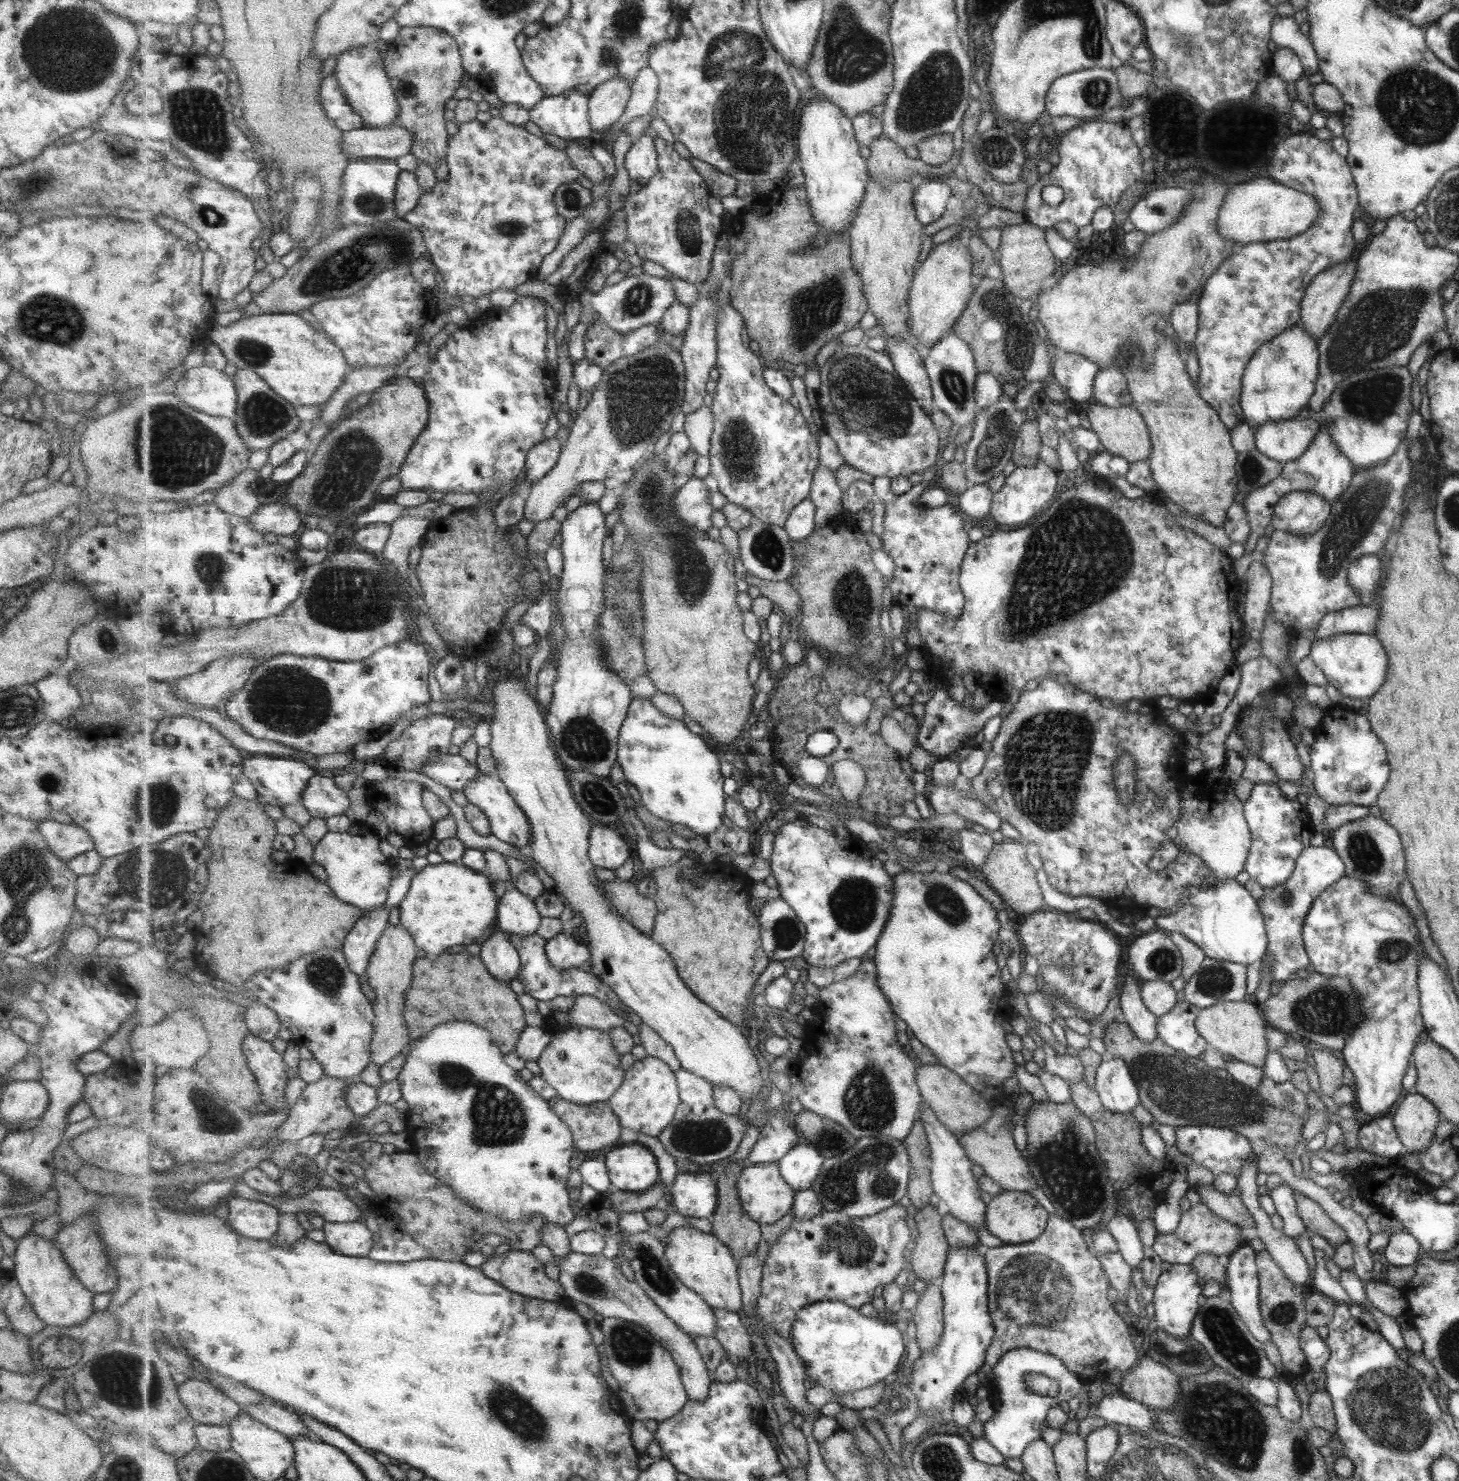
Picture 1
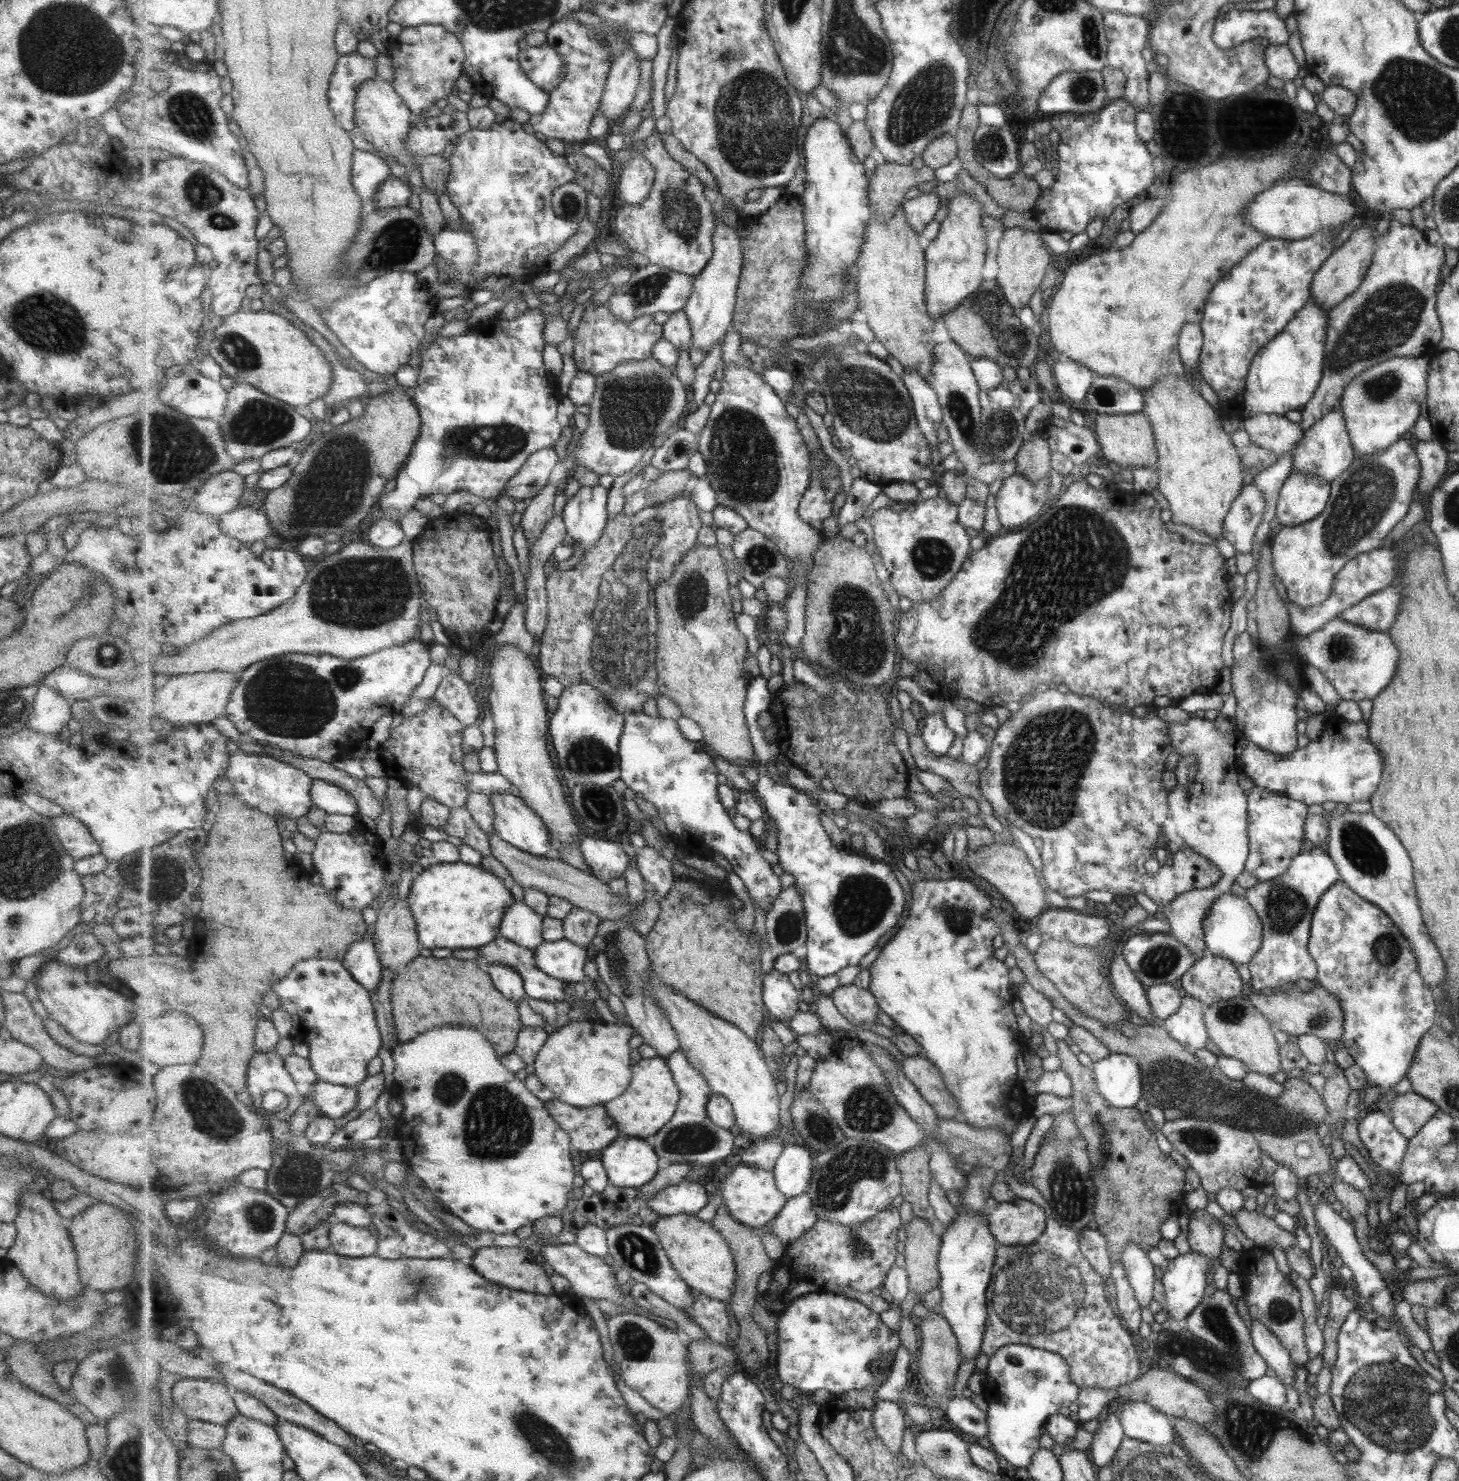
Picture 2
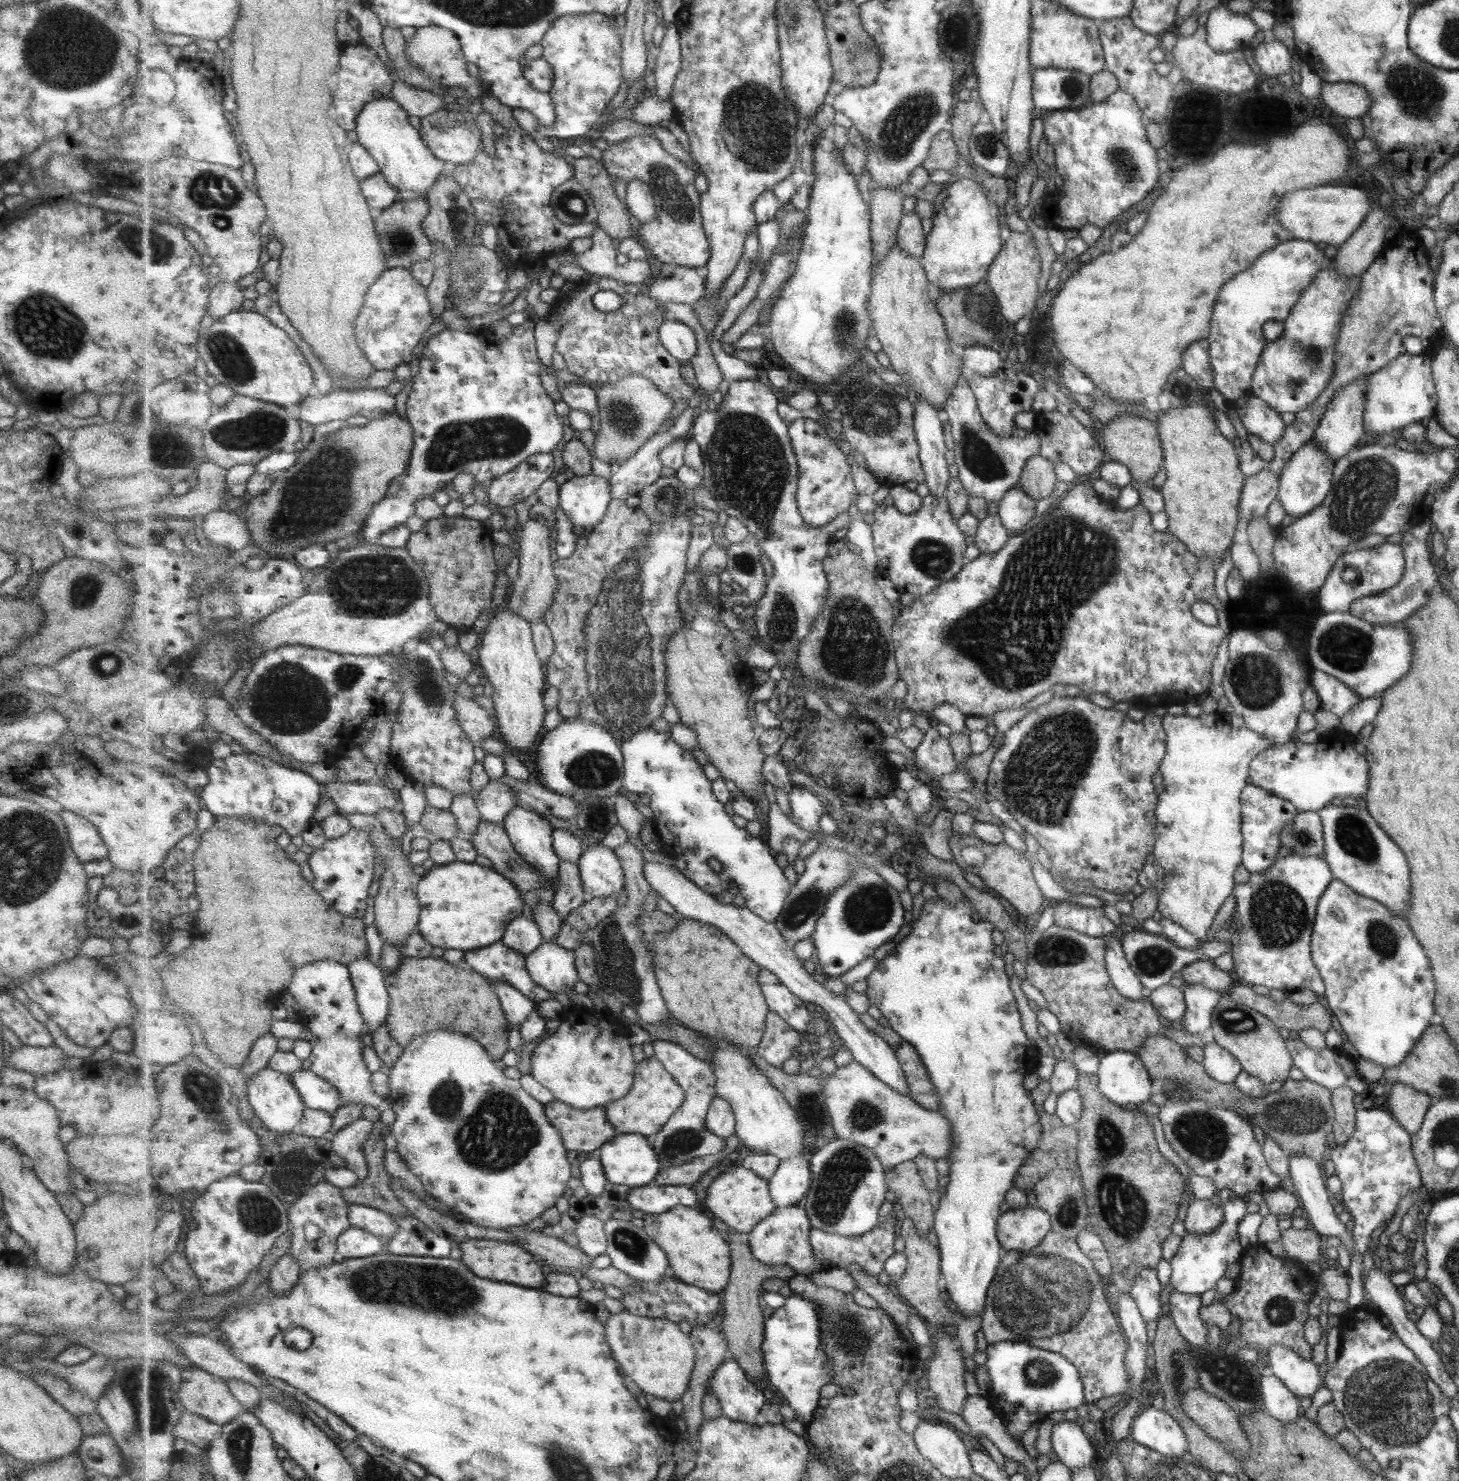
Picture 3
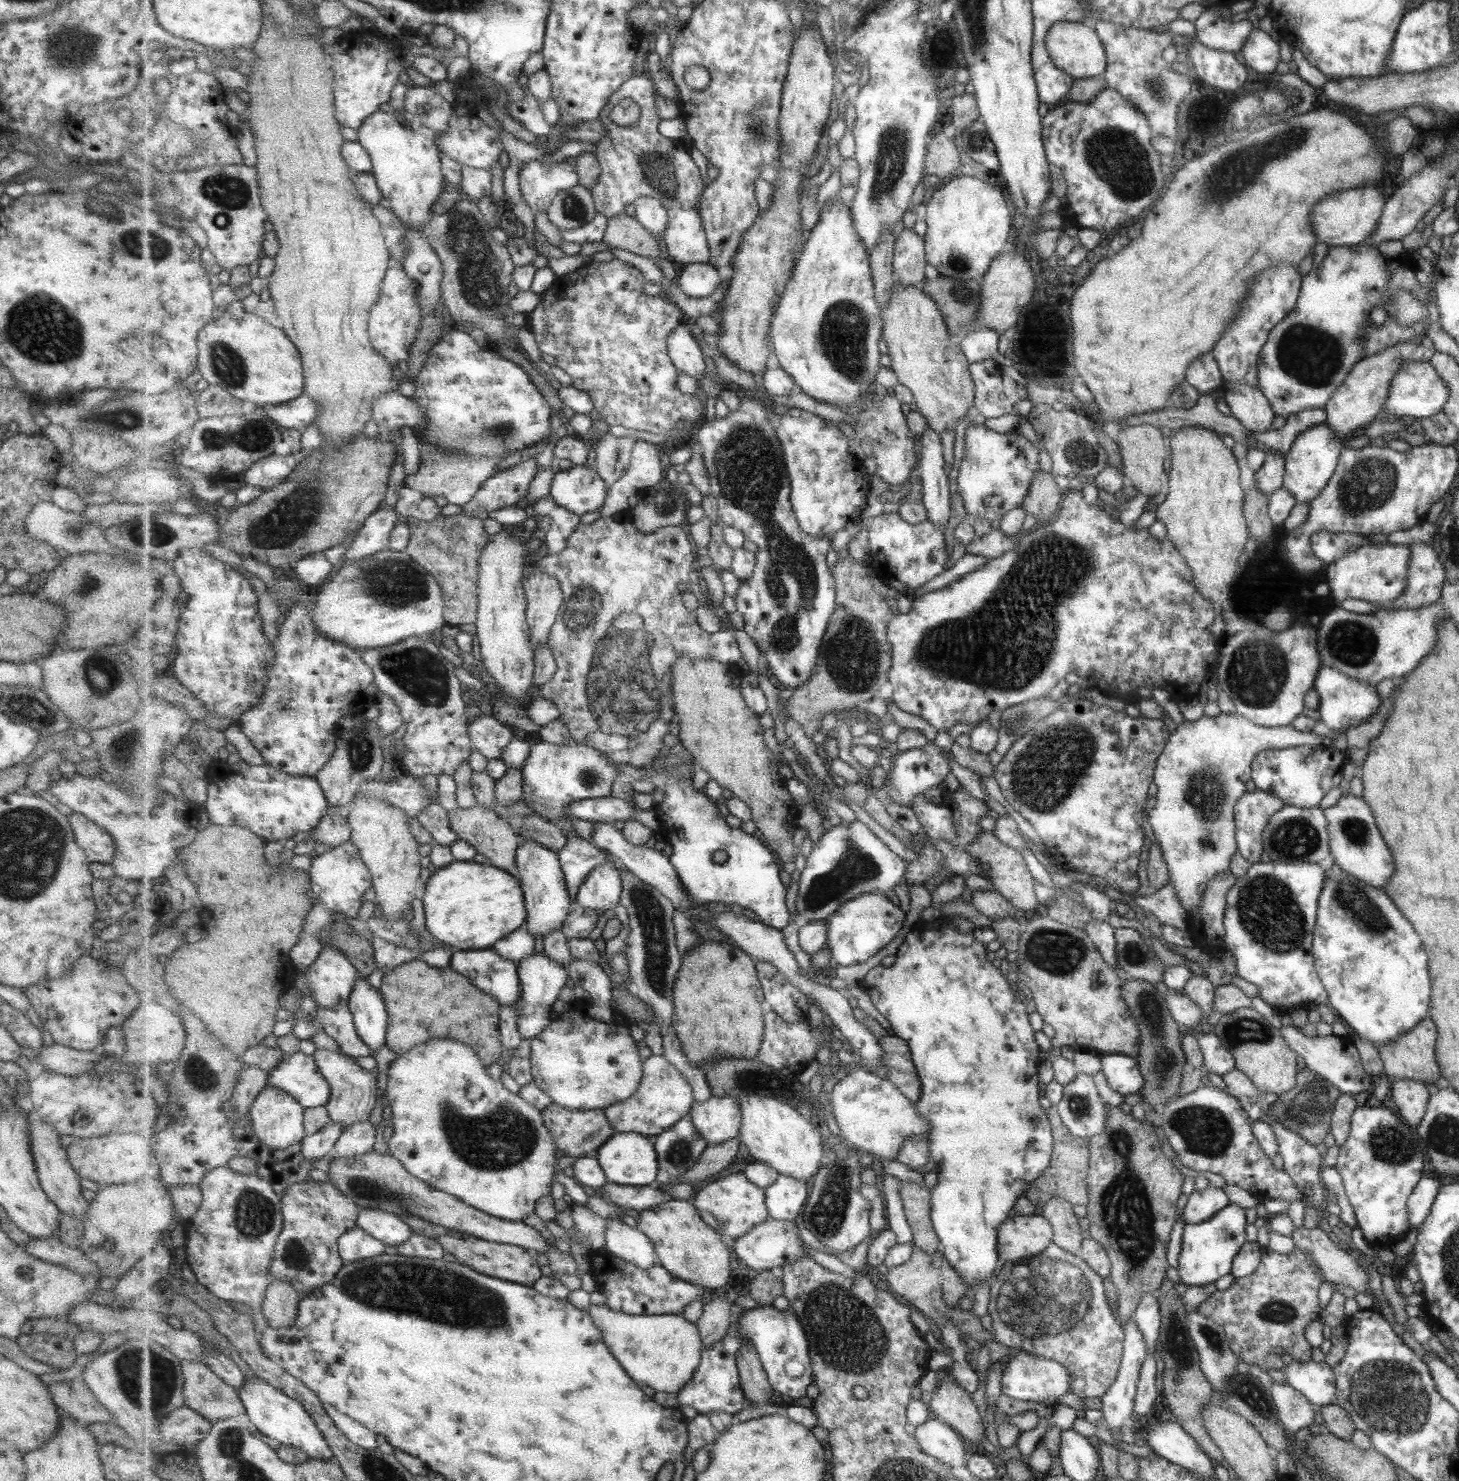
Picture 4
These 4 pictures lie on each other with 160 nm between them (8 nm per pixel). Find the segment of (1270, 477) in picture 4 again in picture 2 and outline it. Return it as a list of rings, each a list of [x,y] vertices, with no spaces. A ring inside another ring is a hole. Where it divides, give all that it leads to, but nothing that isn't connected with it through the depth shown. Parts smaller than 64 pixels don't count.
[[[1245,485],[1240,497],[1232,501],[1231,508],[1224,518],[1222,537],[1235,552],[1251,552],[1257,526],[1262,522],[1265,499],[1257,486]]]

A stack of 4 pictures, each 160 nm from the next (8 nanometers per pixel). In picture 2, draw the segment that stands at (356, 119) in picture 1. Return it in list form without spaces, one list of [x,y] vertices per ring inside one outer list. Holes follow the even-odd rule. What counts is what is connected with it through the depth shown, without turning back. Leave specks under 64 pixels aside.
[[[358,51],[340,57],[330,84],[330,106],[345,130],[357,128],[356,102],[360,86],[378,77],[377,61]]]

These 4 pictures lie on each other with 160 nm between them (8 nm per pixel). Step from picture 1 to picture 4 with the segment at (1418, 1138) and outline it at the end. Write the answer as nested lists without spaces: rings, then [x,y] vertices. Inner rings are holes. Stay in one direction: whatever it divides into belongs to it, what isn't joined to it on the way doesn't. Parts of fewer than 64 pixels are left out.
[[[1394,1079],[1389,1083],[1389,1091],[1401,1120],[1416,1127],[1425,1115],[1429,1098],[1426,1085],[1411,1079]]]

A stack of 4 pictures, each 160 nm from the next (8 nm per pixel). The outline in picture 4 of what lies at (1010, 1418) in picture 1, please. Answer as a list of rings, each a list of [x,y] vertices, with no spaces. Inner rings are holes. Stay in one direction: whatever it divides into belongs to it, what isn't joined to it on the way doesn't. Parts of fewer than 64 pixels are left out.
[[[1011,1350],[1011,1353],[1008,1353],[1004,1359],[1006,1366],[1004,1373],[1001,1374],[1000,1394],[1011,1397],[1021,1406],[1029,1400],[1040,1403],[1047,1397],[1055,1397],[1057,1400],[1060,1395],[1071,1393],[1069,1391],[1069,1375],[1060,1364],[1033,1357],[1033,1355],[1019,1350]]]

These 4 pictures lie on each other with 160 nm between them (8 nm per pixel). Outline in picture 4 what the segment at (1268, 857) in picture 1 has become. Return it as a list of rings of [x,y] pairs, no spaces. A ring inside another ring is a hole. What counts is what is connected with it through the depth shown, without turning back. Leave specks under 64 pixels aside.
[[[1252,788],[1236,802],[1237,852],[1248,863],[1260,862],[1261,832],[1267,819],[1277,812],[1284,802],[1267,791]]]

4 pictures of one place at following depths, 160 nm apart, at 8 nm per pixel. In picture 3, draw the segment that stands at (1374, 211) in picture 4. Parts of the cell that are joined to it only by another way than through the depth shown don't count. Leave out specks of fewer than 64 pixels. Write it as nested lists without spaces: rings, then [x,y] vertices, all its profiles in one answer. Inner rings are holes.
[[[1331,184],[1301,188],[1287,194],[1277,205],[1277,220],[1281,226],[1290,230],[1293,239],[1325,242],[1337,248],[1360,228],[1369,211],[1369,196],[1366,191],[1347,184]]]

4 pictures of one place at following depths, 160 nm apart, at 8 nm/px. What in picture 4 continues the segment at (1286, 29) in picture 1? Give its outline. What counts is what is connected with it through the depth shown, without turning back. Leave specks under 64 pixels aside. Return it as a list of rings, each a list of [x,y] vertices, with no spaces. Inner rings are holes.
[[[1215,6],[1203,10],[1203,13],[1193,21],[1196,34],[1194,39],[1210,49],[1235,53],[1240,50],[1245,37],[1253,29],[1247,19],[1231,23],[1228,20],[1221,19],[1221,16],[1219,18],[1216,11],[1221,12],[1226,7]]]

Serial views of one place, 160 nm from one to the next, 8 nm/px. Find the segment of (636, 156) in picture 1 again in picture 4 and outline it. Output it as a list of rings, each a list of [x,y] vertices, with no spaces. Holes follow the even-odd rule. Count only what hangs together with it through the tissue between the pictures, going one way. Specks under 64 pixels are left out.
[[[642,196],[634,202],[635,219],[634,221],[641,223],[647,230],[661,239],[669,224],[668,210],[656,198],[650,196]]]

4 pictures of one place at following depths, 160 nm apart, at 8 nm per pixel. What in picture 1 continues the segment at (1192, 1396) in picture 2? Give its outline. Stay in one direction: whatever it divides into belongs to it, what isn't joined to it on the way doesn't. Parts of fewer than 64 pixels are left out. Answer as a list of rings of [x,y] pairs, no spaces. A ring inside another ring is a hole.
[[[1143,1356],[1137,1366],[1123,1374],[1121,1394],[1135,1402],[1144,1403],[1152,1411],[1169,1410],[1180,1397],[1179,1378],[1166,1366]]]

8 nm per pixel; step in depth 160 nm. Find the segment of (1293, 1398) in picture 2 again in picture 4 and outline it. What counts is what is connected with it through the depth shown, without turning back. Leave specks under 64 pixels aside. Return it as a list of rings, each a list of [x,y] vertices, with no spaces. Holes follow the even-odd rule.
[[[1286,1355],[1281,1360],[1284,1364],[1281,1371],[1290,1388],[1297,1390],[1317,1408],[1333,1404],[1336,1397],[1336,1375],[1332,1367],[1324,1361],[1295,1362]]]

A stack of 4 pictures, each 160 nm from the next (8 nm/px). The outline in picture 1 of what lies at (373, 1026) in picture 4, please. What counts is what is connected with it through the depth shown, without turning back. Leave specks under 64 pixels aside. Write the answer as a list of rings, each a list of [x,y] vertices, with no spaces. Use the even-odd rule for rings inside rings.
[[[383,906],[375,908],[365,915],[346,938],[343,951],[349,967],[361,978],[366,979],[372,955],[375,954],[377,941],[389,924],[390,909]]]

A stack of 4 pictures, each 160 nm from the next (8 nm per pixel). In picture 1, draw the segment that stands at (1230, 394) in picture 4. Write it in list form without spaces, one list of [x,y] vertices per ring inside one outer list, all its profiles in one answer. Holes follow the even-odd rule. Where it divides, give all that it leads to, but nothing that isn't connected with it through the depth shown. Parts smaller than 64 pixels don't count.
[[[1309,415],[1265,422],[1254,430],[1254,448],[1271,460],[1286,463],[1304,453],[1317,429],[1320,429],[1319,419]]]

